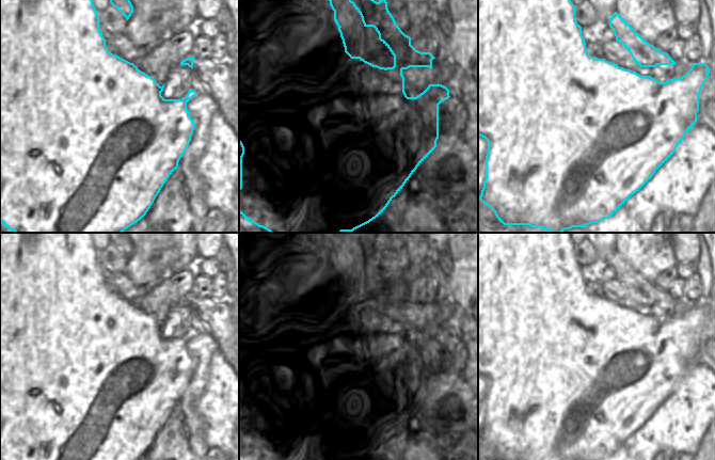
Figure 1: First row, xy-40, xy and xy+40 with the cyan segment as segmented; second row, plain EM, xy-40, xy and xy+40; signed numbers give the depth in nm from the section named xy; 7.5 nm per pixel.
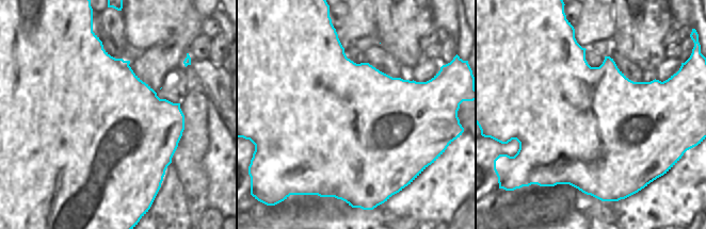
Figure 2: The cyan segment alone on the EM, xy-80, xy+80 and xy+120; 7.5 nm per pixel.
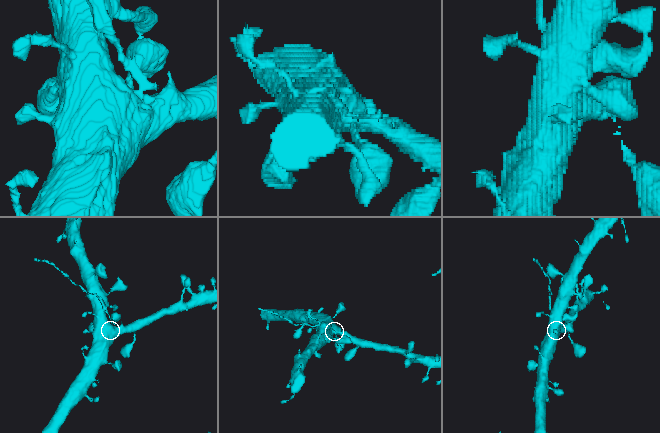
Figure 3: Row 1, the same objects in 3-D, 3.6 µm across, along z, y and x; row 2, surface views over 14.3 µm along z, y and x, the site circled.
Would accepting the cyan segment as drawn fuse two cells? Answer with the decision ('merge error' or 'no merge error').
merge error

